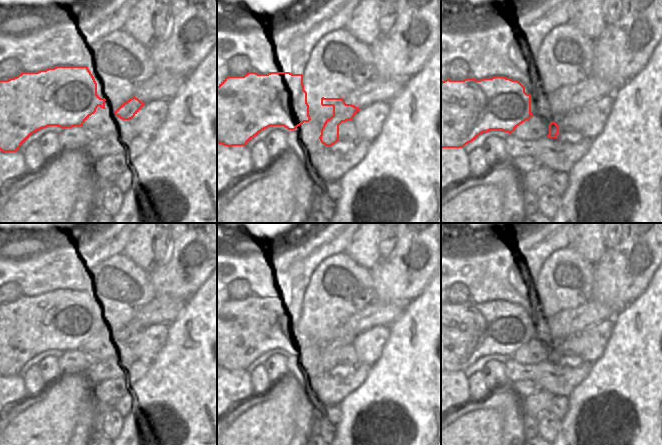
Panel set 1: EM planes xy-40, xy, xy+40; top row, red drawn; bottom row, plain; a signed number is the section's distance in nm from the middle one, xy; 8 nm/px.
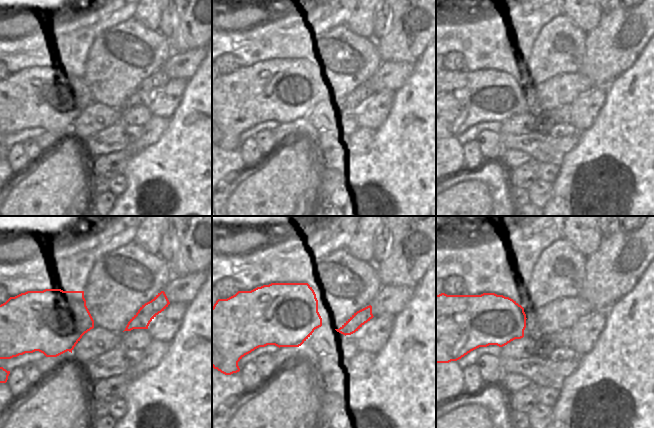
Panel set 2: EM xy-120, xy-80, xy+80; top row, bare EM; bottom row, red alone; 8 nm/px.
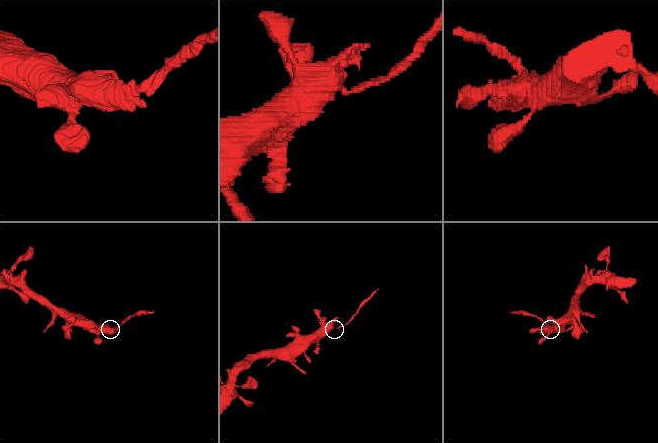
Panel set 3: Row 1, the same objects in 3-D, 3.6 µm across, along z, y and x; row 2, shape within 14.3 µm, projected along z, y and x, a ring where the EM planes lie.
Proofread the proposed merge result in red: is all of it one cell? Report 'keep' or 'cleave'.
cleave

